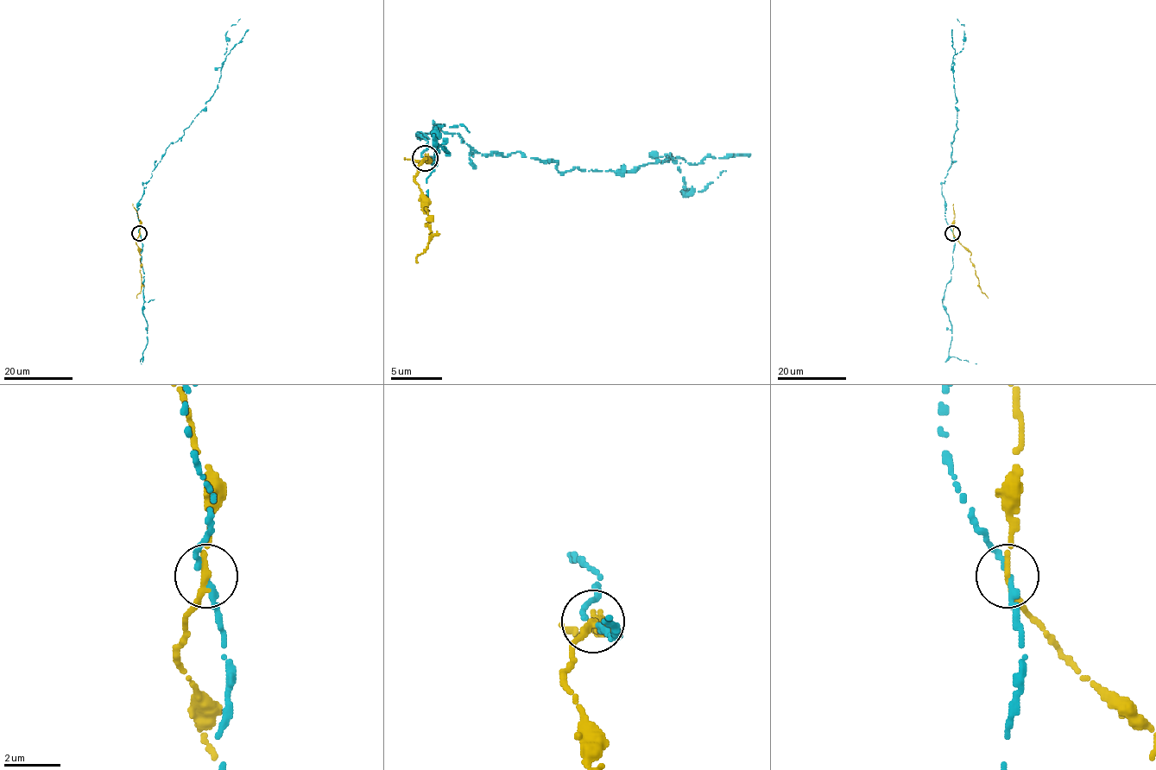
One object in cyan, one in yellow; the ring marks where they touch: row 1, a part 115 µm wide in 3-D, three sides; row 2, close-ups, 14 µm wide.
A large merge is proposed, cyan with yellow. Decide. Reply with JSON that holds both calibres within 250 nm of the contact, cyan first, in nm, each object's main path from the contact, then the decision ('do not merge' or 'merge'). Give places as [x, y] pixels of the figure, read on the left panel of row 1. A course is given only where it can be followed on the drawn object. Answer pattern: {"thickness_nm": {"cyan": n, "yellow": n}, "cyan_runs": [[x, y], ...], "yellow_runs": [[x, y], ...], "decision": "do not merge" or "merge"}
{"thickness_nm": {"cyan": 190, "yellow": 200}, "cyan_runs": [[139, 233], [142, 184], [205, 107], [225, 59], [225, 33], [240, 19]], "yellow_runs": [[139, 233], [135, 242], [142, 285], [136, 298]], "decision": "do not merge"}

